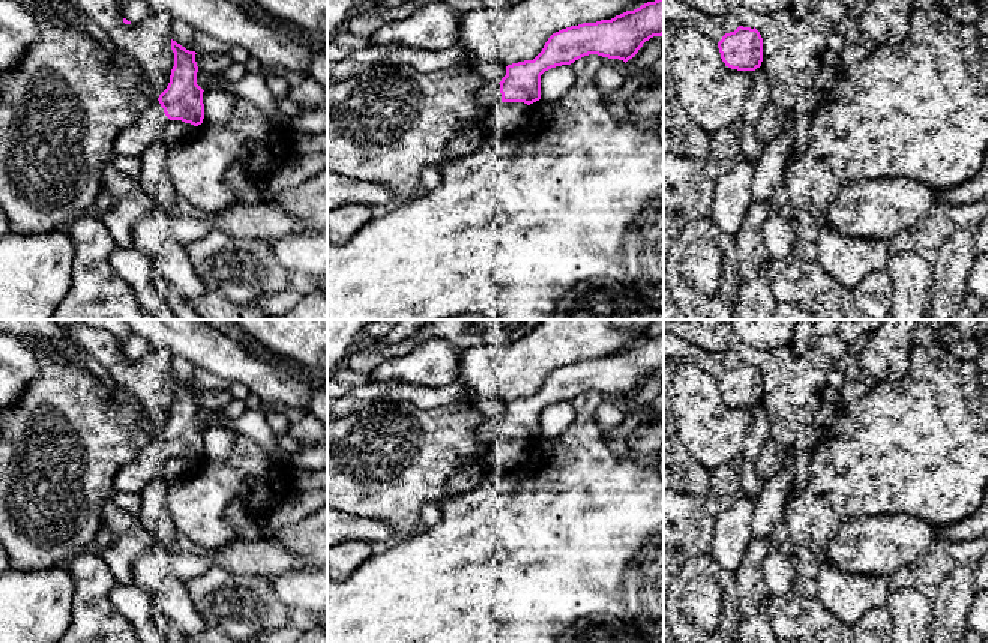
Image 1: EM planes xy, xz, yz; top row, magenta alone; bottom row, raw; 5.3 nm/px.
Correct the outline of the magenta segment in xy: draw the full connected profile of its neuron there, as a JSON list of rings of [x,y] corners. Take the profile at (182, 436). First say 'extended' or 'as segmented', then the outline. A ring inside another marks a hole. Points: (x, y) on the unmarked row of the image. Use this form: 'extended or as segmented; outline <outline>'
extended; outline [[[171,376],[174,403],[170,419],[159,434],[137,455],[120,467],[114,476],[116,493],[138,493],[161,473],[171,457],[198,463],[204,455],[203,425],[197,421],[198,403],[195,388]]]

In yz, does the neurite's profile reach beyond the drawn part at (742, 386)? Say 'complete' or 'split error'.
complete

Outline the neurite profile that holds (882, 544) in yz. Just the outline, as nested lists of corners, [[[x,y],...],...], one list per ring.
[[[871,514],[848,521],[827,556],[845,572],[890,577],[920,565],[944,530],[910,514]]]

